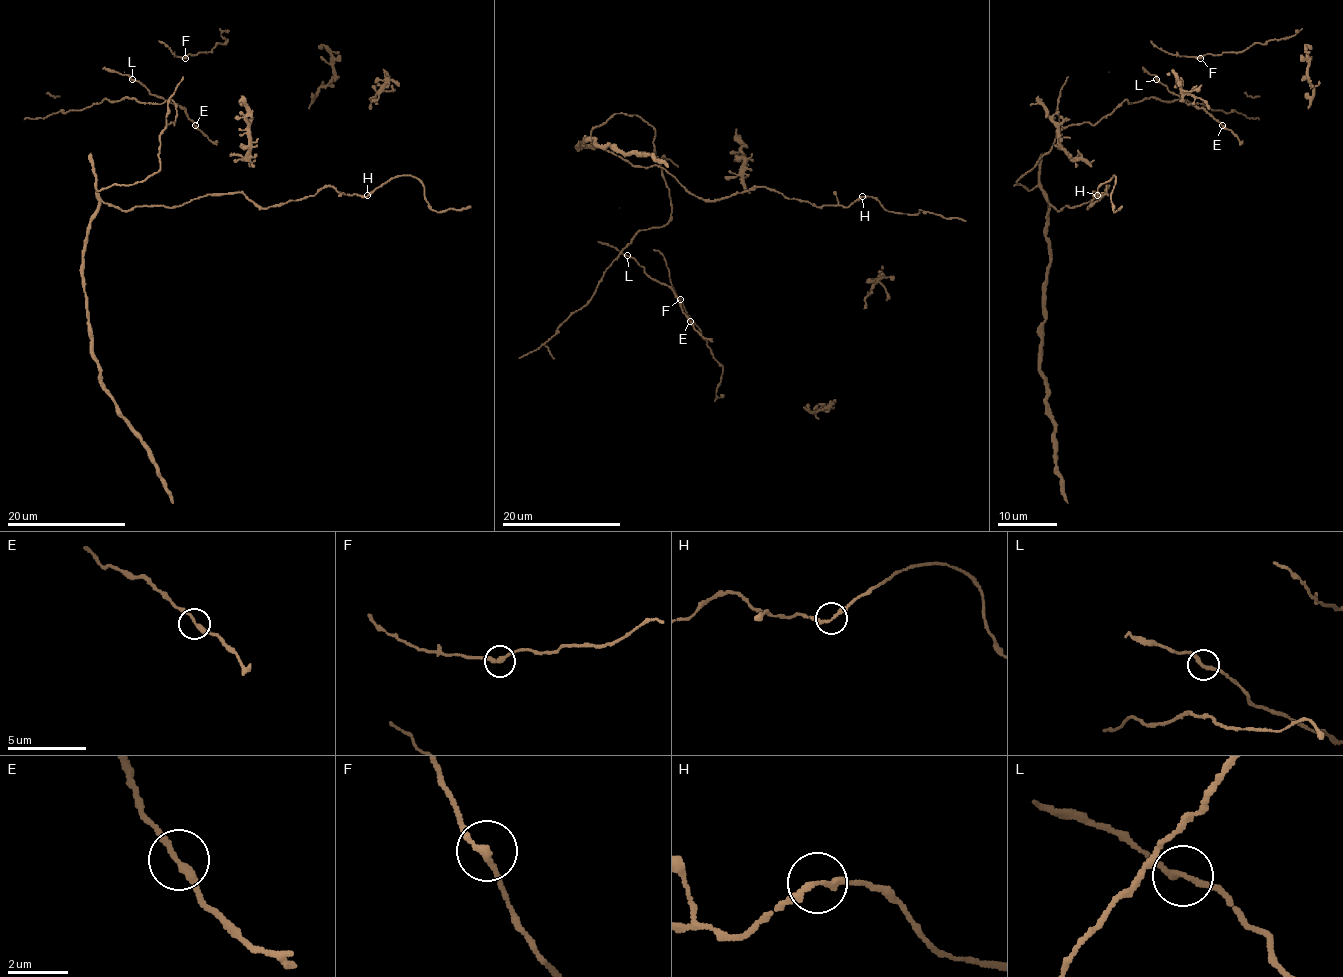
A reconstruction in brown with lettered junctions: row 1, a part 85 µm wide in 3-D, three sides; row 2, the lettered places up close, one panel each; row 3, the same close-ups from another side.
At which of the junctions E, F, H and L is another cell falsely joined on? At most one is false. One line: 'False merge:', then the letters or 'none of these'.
False merge: none of these

